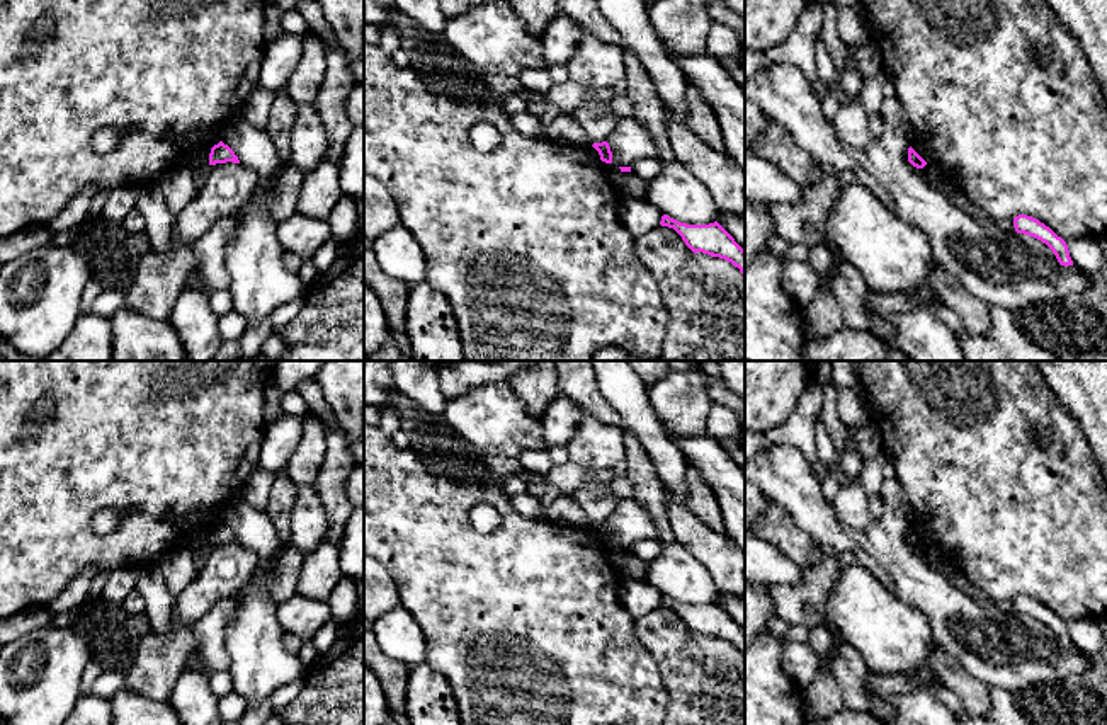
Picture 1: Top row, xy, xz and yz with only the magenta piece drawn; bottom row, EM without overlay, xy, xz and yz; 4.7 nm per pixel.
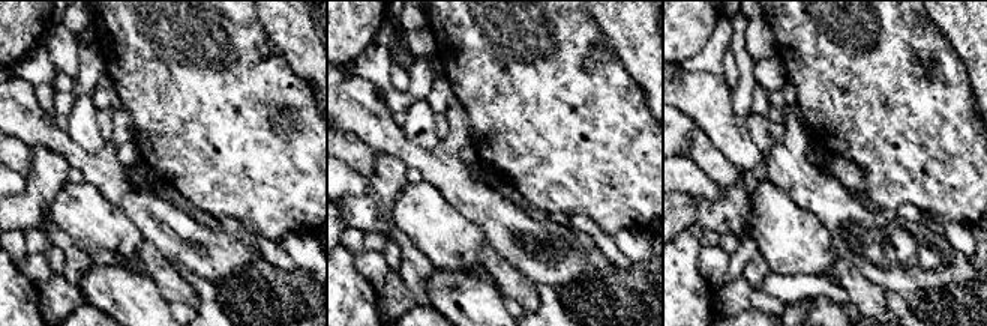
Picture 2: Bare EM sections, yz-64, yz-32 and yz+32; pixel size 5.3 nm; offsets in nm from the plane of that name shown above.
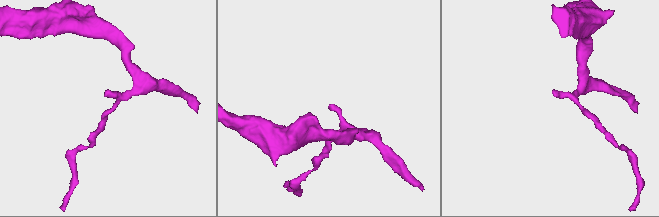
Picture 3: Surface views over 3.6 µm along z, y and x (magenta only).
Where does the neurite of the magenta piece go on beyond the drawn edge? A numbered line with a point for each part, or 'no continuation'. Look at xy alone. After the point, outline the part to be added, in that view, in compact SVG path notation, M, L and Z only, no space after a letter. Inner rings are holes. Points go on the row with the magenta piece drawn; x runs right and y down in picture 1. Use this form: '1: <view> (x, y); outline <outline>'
no continuation

